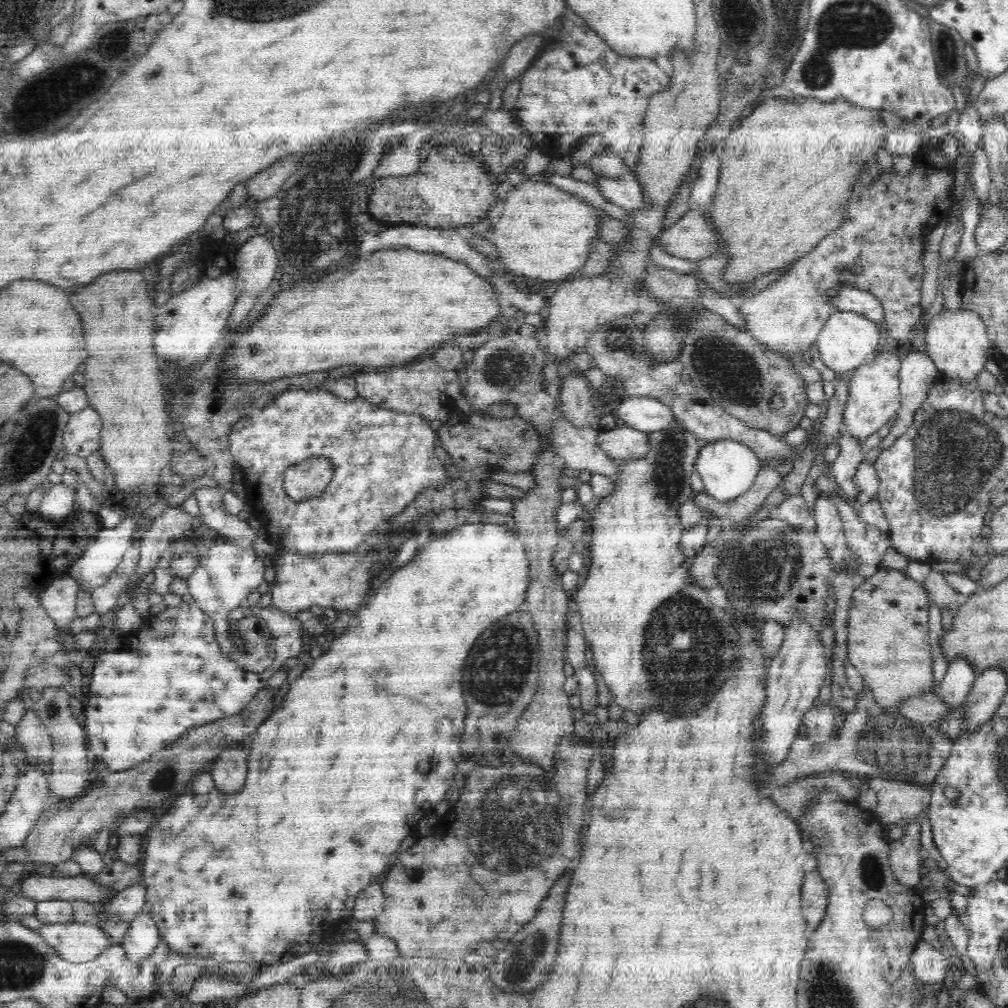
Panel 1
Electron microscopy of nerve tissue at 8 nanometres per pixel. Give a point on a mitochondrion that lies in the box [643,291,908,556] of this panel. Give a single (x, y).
(733, 374)

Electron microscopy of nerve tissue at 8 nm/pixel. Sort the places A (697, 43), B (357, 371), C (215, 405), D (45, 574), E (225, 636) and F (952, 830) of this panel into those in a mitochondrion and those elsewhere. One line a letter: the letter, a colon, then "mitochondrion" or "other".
A: other
B: other
C: other
D: other
E: mitochondrion
F: other

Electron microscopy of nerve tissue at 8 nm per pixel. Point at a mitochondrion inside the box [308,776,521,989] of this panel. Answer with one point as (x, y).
(341, 961)

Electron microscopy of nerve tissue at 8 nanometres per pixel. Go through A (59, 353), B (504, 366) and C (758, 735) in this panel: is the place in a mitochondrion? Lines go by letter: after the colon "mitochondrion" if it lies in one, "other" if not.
A: other
B: mitochondrion
C: other

